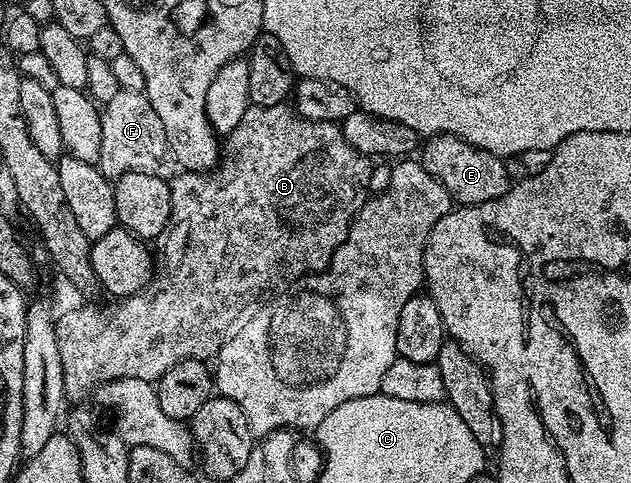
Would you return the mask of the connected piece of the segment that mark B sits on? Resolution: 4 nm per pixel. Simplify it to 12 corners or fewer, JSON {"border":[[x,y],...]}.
{"border":[[250,105],[169,181],[153,276],[55,320],[65,396],[216,358],[321,273],[374,162]]}

